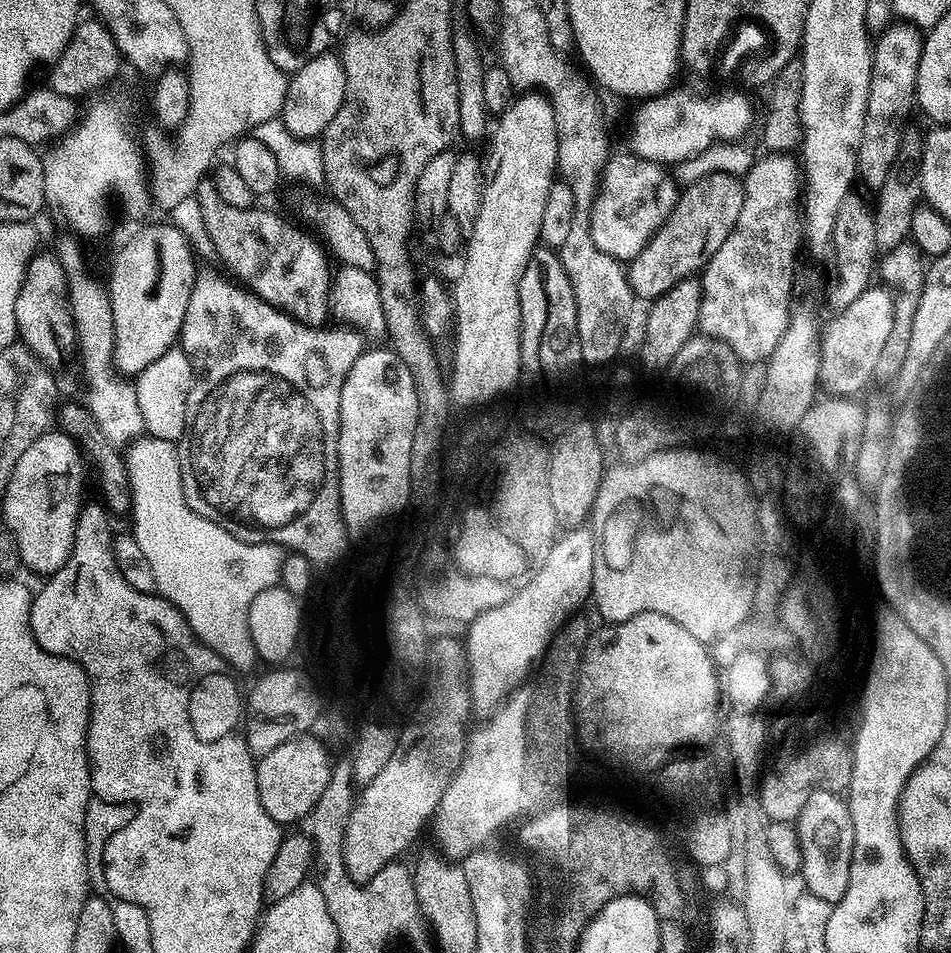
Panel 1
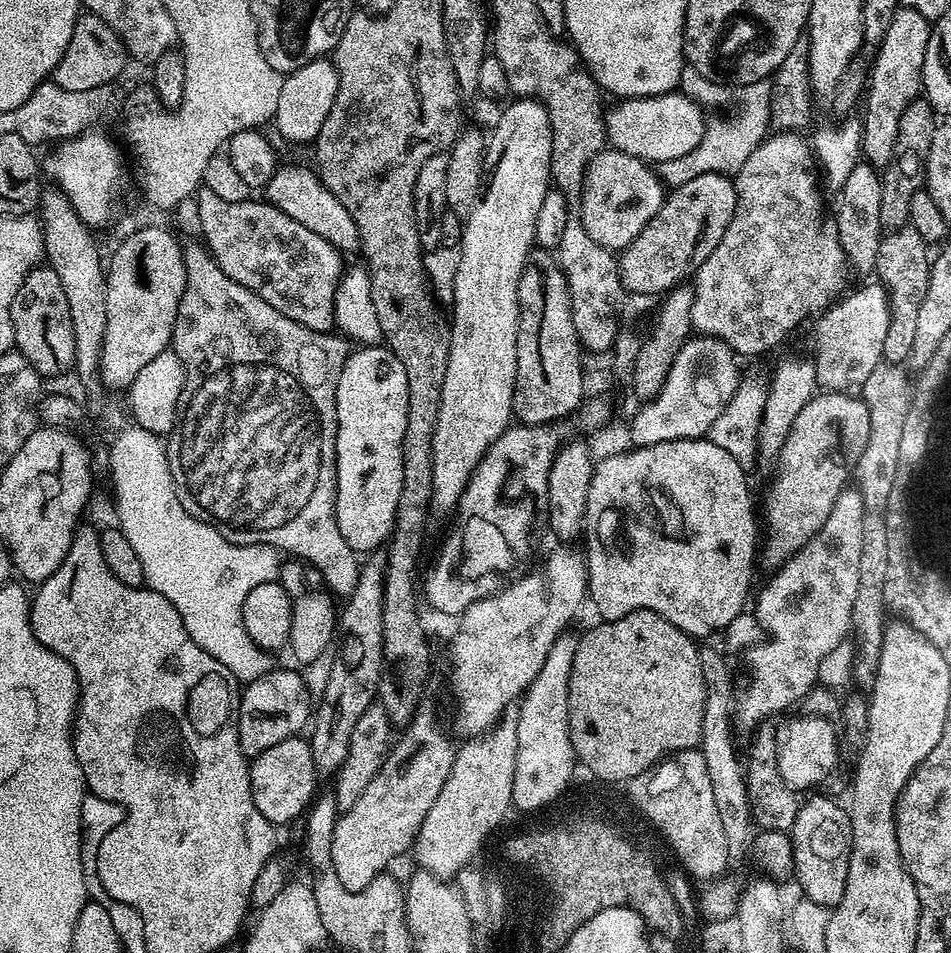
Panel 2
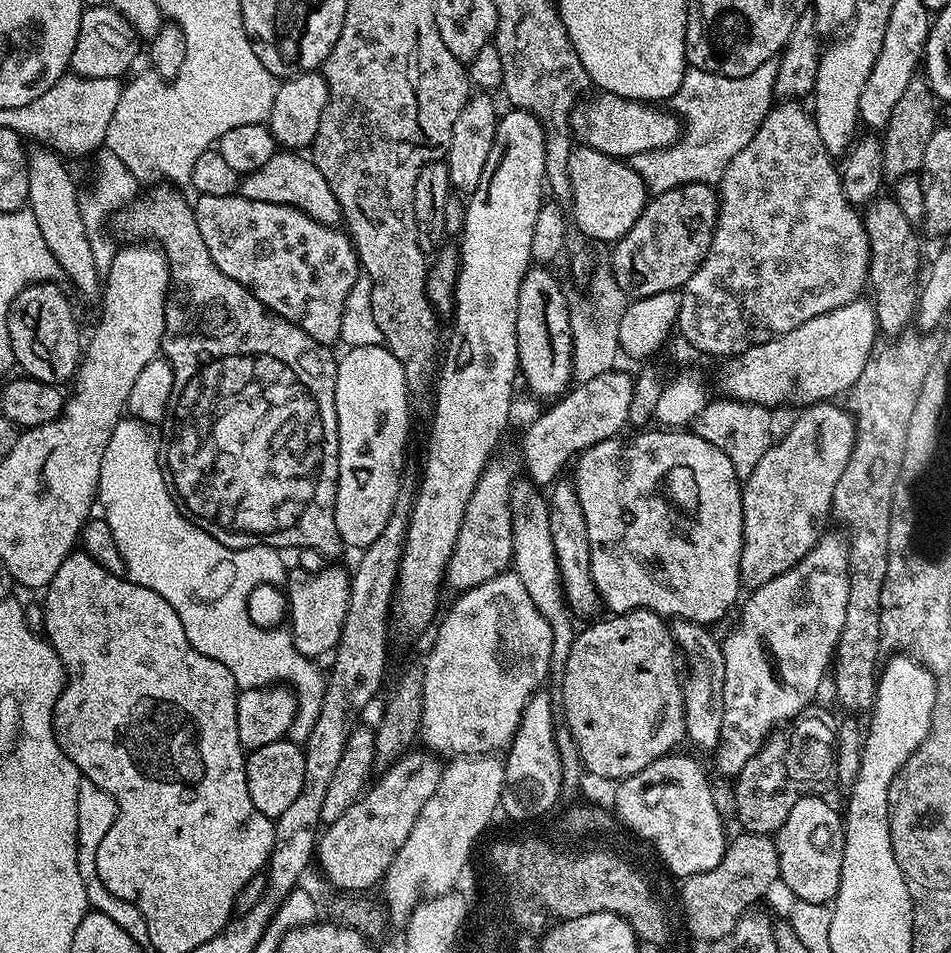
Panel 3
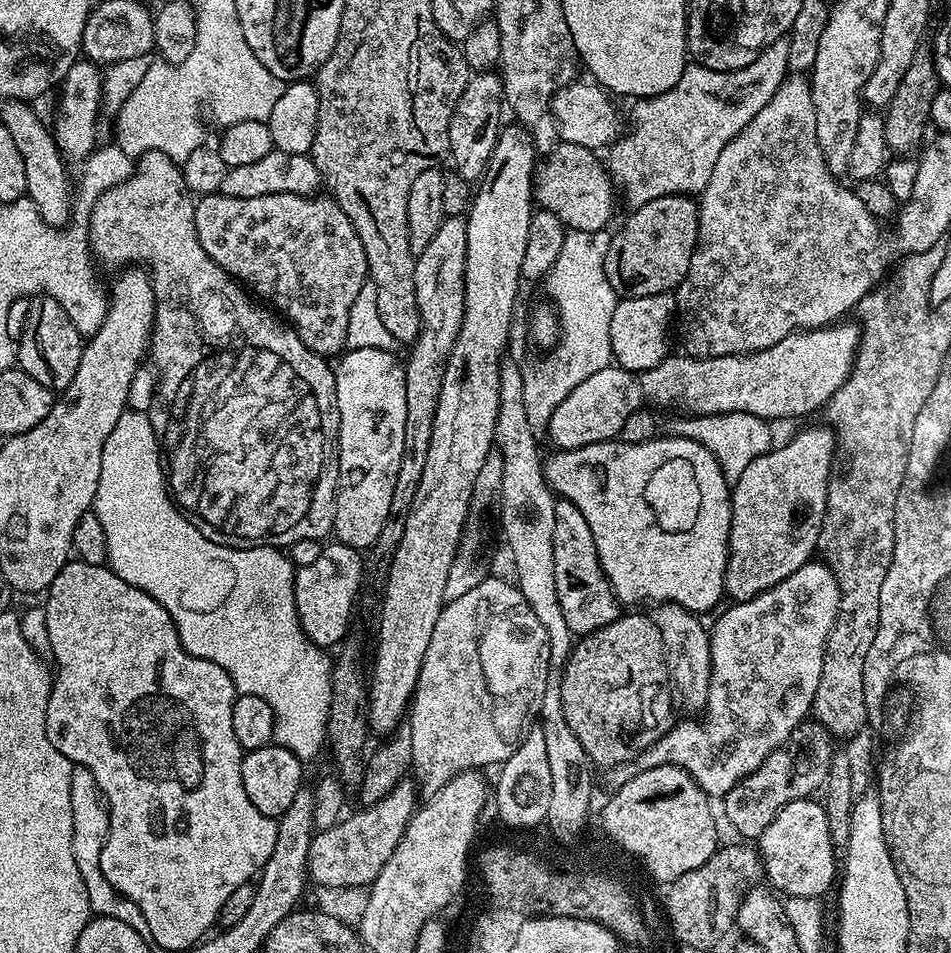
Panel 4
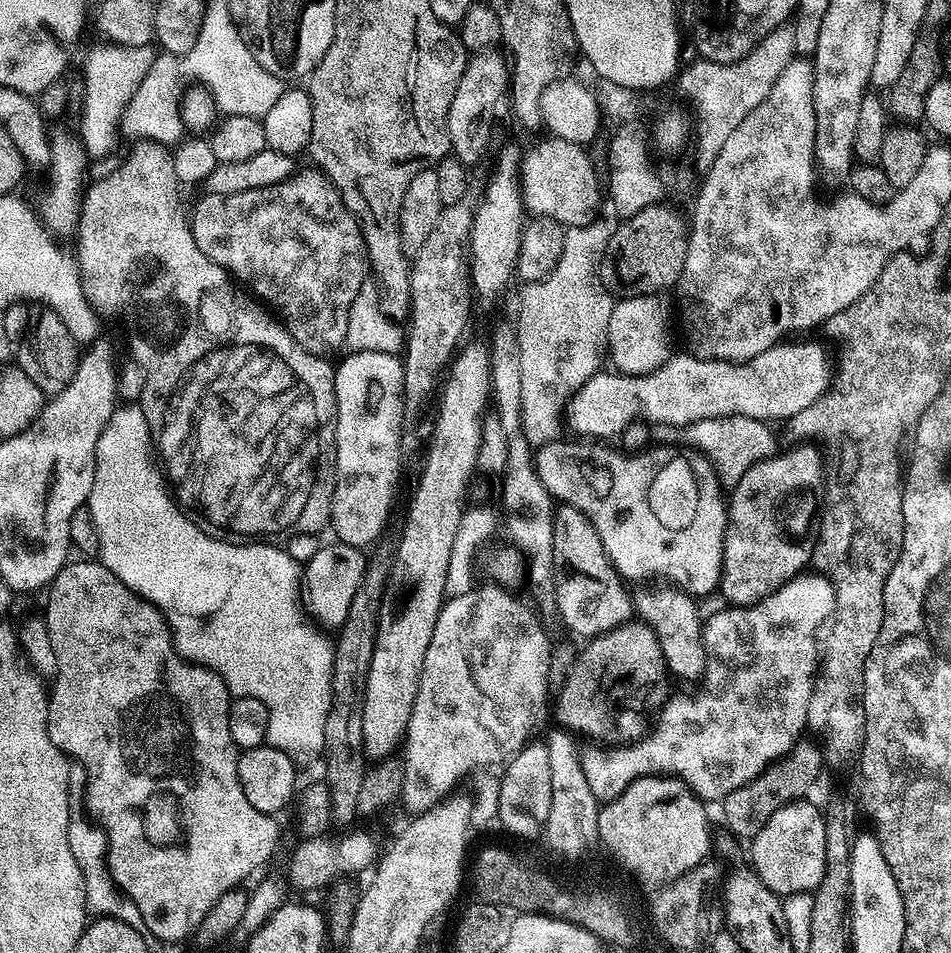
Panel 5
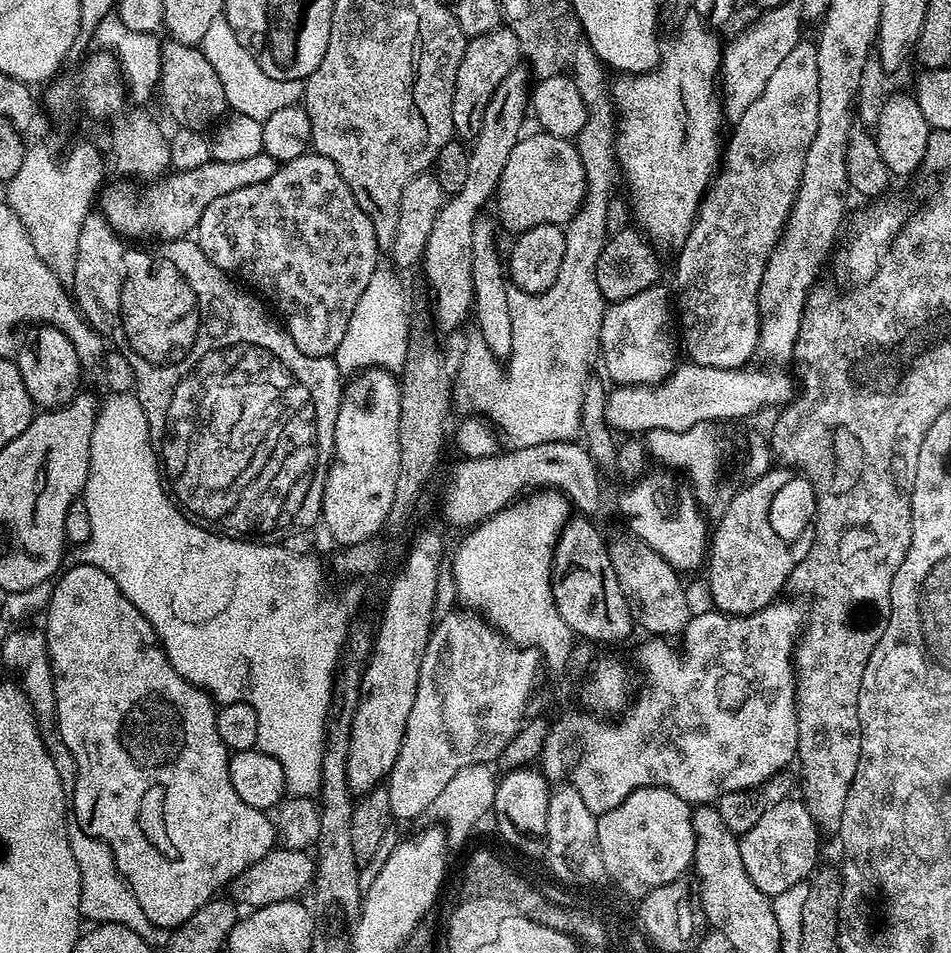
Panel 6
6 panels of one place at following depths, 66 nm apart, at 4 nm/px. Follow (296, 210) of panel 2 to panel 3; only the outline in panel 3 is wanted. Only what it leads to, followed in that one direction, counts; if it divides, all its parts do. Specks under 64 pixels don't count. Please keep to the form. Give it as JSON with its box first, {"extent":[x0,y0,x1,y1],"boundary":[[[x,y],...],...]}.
{"extent":[238,150,342,226],"boundary":[[[292,150],[275,151],[264,166],[241,179],[238,192],[254,202],[285,204],[297,208],[323,224],[336,226],[342,220],[338,198],[334,198],[334,190],[330,190],[326,178],[322,178],[322,170],[318,170],[318,166],[307,155]]]}

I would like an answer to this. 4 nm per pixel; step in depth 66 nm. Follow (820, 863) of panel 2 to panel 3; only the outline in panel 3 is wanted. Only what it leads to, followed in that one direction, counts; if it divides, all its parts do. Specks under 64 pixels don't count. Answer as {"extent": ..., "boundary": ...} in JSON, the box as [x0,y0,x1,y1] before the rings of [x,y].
{"extent":[774,796,844,904],"boundary":[[[807,796],[794,802],[794,810],[790,810],[786,822],[782,822],[782,826],[774,833],[782,884],[793,892],[796,900],[805,900],[815,904],[828,904],[835,901],[836,891],[840,885],[842,854],[844,853],[844,821],[841,813],[835,812],[826,801],[824,796]]]}

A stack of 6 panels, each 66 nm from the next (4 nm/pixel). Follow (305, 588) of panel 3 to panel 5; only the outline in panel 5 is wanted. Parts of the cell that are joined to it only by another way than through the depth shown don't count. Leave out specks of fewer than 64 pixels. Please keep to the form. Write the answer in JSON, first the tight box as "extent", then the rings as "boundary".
{"extent":[302,543,366,630],"boundary":[[[325,543],[302,568],[302,599],[311,617],[325,629],[339,630],[346,622],[346,610],[350,610],[350,598],[358,591],[360,575],[364,572],[366,556],[363,551],[349,544]]]}

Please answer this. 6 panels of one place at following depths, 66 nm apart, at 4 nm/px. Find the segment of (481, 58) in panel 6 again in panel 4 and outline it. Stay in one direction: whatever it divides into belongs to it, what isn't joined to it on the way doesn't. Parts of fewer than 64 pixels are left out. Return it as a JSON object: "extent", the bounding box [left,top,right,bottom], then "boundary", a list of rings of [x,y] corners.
{"extent":[448,70,504,182],"boundary":[[[485,70],[472,75],[469,75],[468,85],[464,90],[462,90],[462,98],[458,98],[458,106],[454,106],[454,114],[450,118],[450,150],[448,155],[450,157],[451,163],[456,163],[456,168],[454,168],[455,175],[462,177],[464,180],[469,182],[476,182],[481,179],[484,175],[485,168],[488,167],[488,159],[490,154],[494,150],[497,140],[500,139],[500,129],[502,127],[502,121],[500,121],[500,108],[502,112],[502,105],[504,104],[504,81],[495,71]]]}

